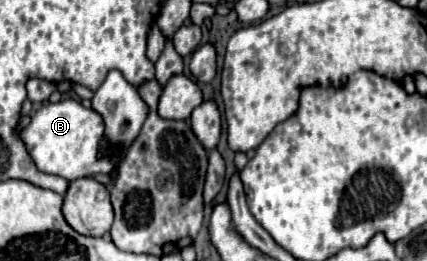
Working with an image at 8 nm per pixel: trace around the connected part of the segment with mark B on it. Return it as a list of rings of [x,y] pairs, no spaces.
[[[66,98],[36,110],[30,124],[22,130],[22,140],[26,142],[32,160],[42,172],[58,174],[66,180],[76,180],[94,174],[110,174],[118,166],[120,148],[114,148],[114,152],[106,156],[98,154],[102,134],[102,116],[98,116],[98,112],[94,112],[92,108],[82,106],[78,100]]]

